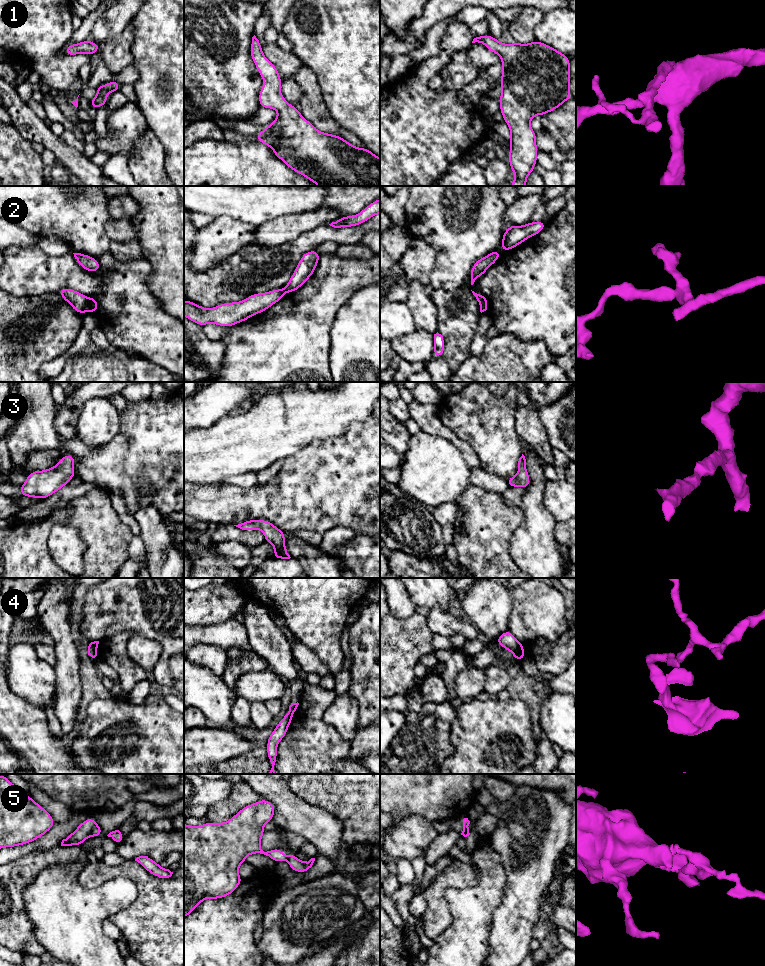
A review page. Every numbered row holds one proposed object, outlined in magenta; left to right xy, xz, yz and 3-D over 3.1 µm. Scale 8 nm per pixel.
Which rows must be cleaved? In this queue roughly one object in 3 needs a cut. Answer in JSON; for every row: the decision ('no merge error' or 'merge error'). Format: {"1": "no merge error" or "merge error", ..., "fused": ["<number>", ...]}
{"1": "no merge error", "2": "merge error", "3": "no merge error", "4": "merge error", "5": "merge error", "fused": ["2", "4", "5"]}

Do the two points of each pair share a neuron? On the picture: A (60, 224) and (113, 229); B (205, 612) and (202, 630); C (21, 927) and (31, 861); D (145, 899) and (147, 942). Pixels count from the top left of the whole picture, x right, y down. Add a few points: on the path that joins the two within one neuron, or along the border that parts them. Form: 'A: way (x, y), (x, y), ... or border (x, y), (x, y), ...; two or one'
A: border (112, 218), (106, 224), (106, 234), (111, 241); two
B: border (226, 620), (215, 624), (194, 625); two
C: way (15, 911), (15, 885), (23, 877); one
D: way (147, 910), (147, 931); one

